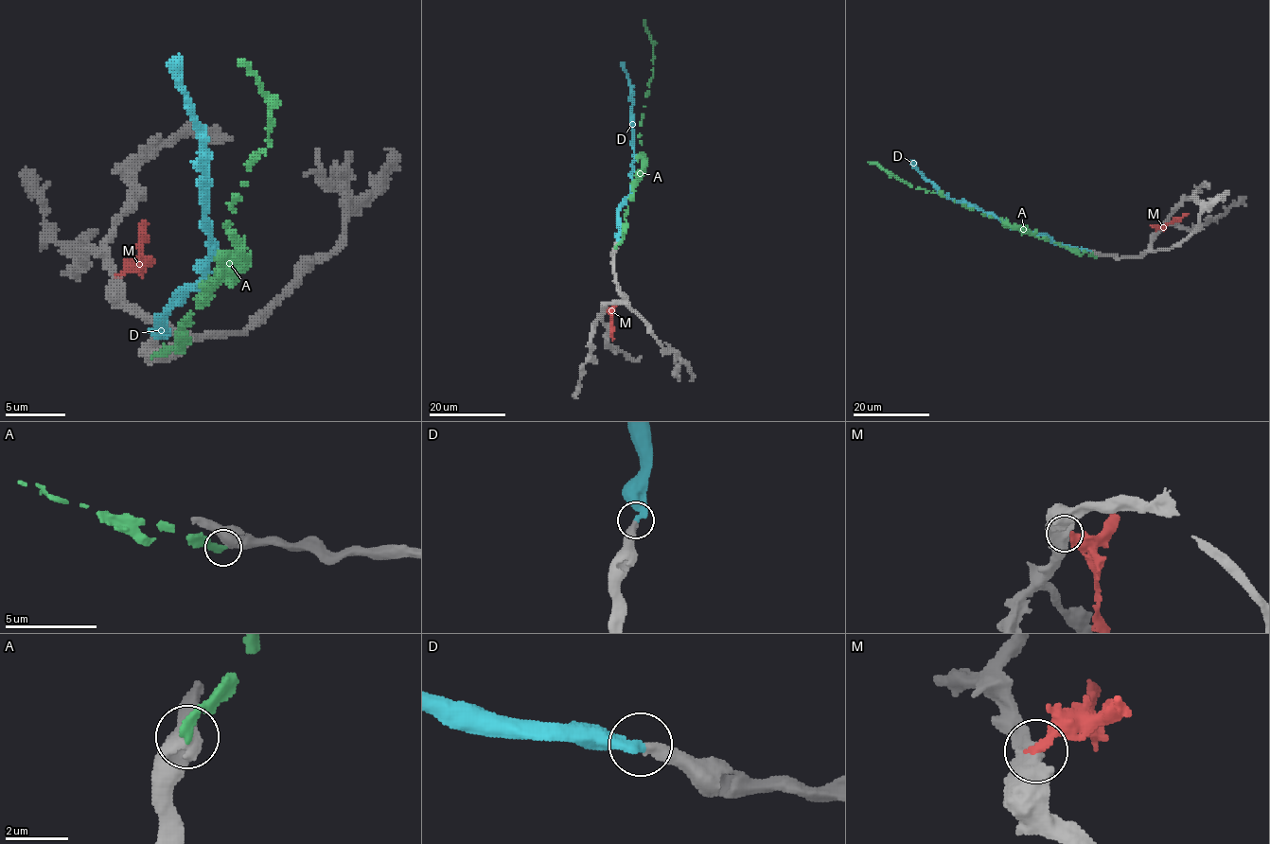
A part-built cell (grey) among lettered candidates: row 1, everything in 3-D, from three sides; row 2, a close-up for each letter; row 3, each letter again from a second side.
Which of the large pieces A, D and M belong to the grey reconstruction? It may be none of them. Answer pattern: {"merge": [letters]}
{"merge": ["D"]}

